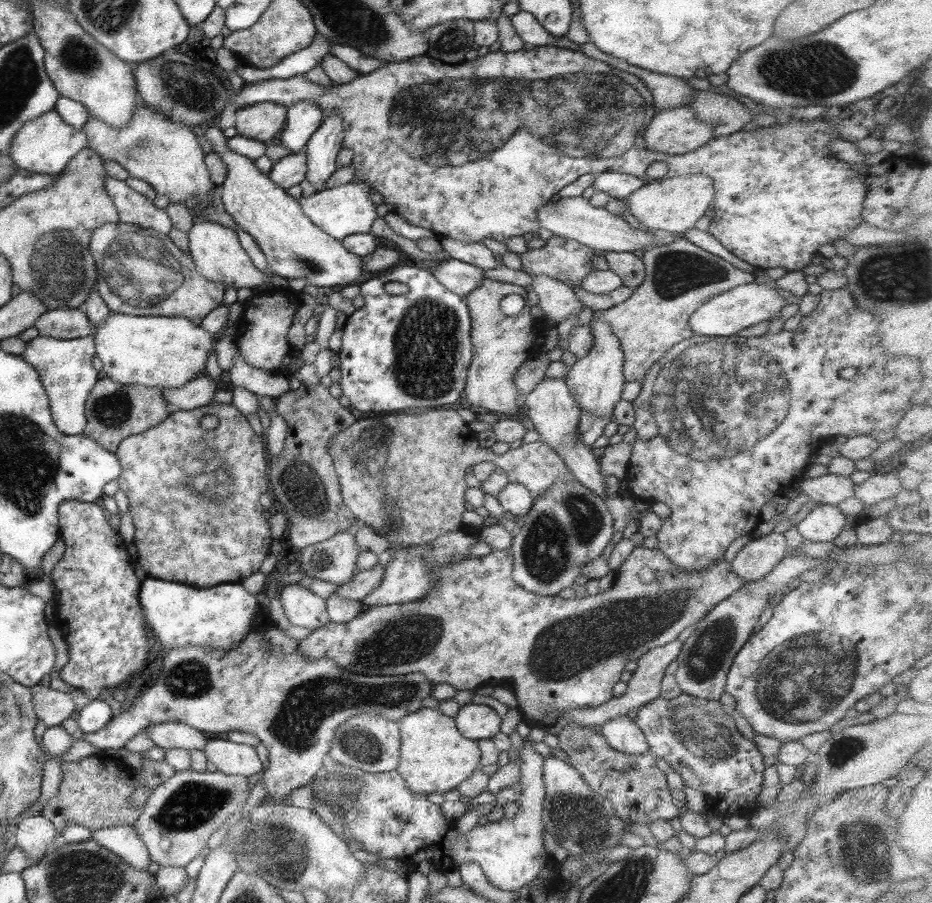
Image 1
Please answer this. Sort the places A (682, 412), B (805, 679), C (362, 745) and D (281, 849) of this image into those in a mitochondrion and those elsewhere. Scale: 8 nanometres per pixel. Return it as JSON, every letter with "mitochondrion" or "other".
{"A":"mitochondrion","B":"mitochondrion","C":"mitochondrion","D":"mitochondrion"}

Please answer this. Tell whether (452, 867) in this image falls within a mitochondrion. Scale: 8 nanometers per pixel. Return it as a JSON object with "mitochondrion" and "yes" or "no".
{"mitochondrion":"no"}

